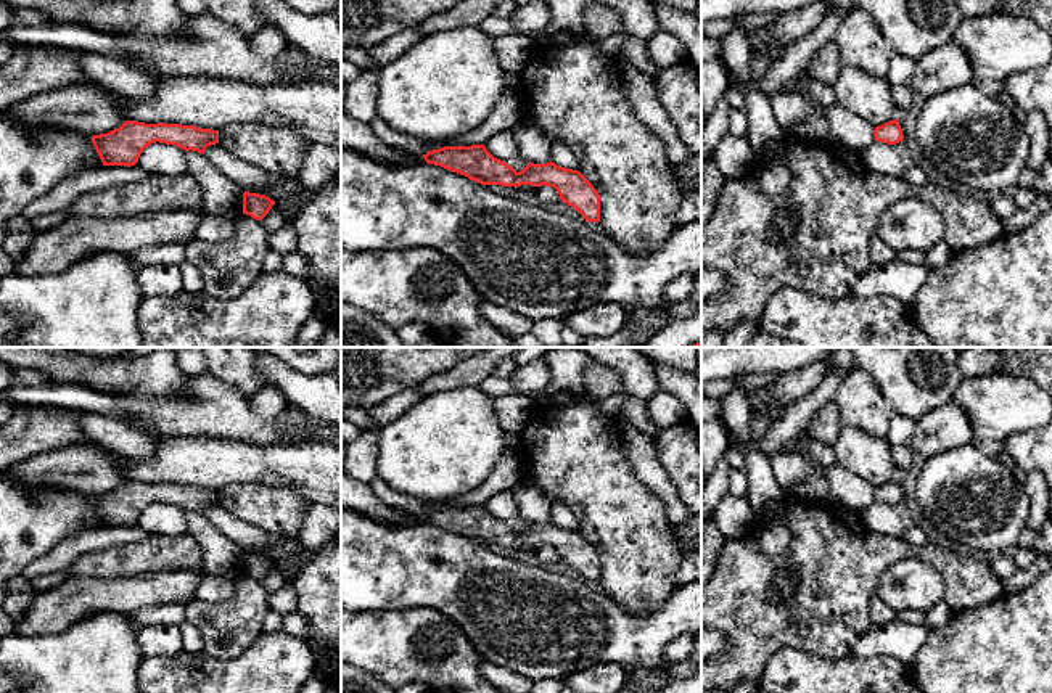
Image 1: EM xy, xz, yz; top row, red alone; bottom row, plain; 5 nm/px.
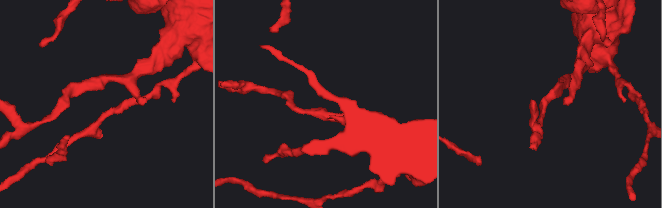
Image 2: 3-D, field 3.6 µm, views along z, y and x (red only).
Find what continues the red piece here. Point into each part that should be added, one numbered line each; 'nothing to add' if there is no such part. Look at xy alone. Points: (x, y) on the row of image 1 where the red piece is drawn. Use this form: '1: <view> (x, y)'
nothing to add

